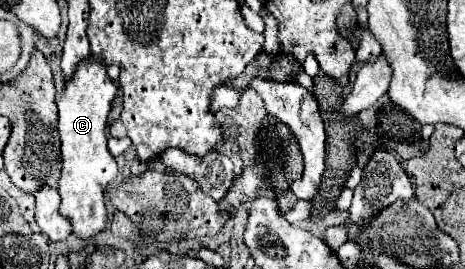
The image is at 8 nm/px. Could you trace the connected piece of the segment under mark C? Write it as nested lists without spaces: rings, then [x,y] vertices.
[[[88,56],[86,62],[78,64],[74,78],[66,82],[64,94],[58,100],[58,134],[62,142],[60,212],[72,220],[74,234],[80,238],[90,238],[106,228],[104,188],[118,176],[118,164],[106,148],[106,118],[114,94],[116,86],[106,74],[106,64]]]

